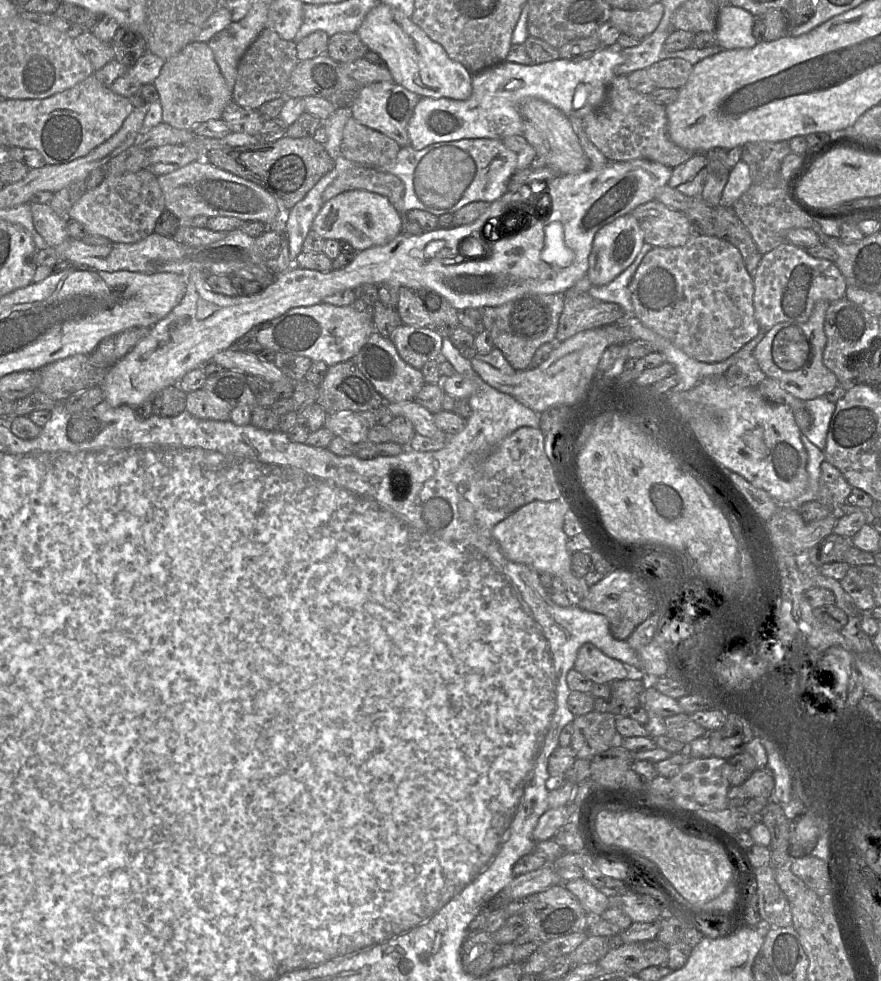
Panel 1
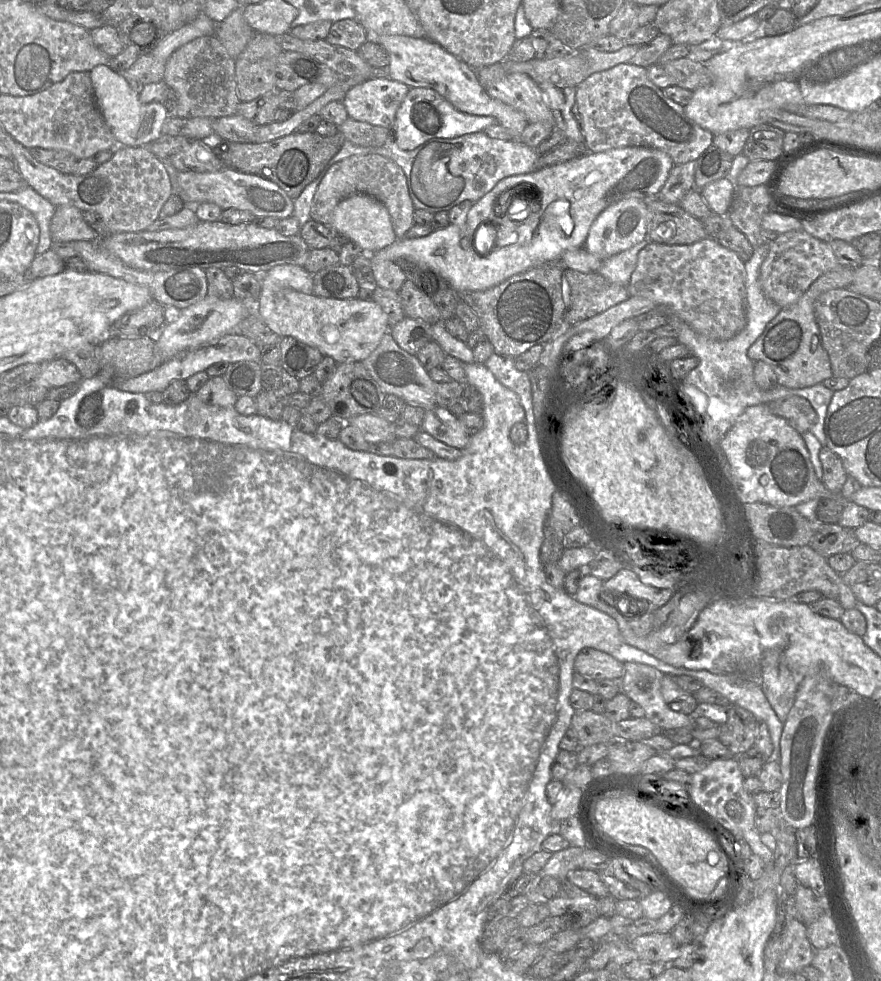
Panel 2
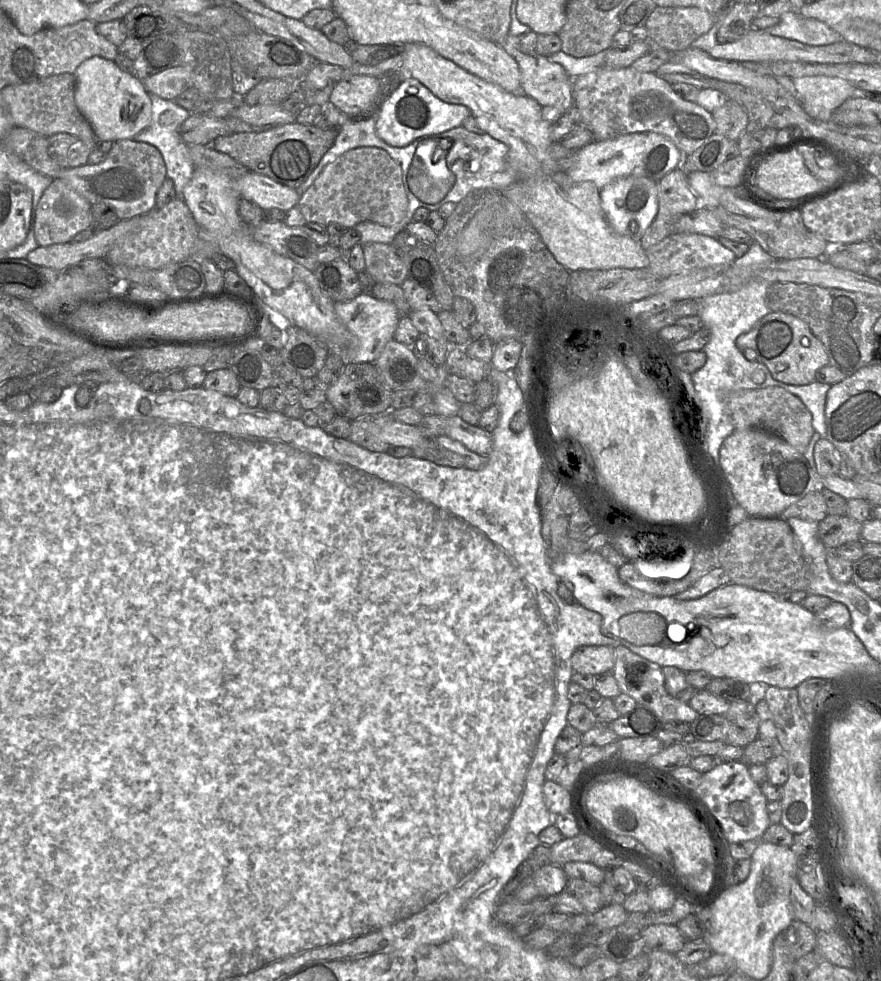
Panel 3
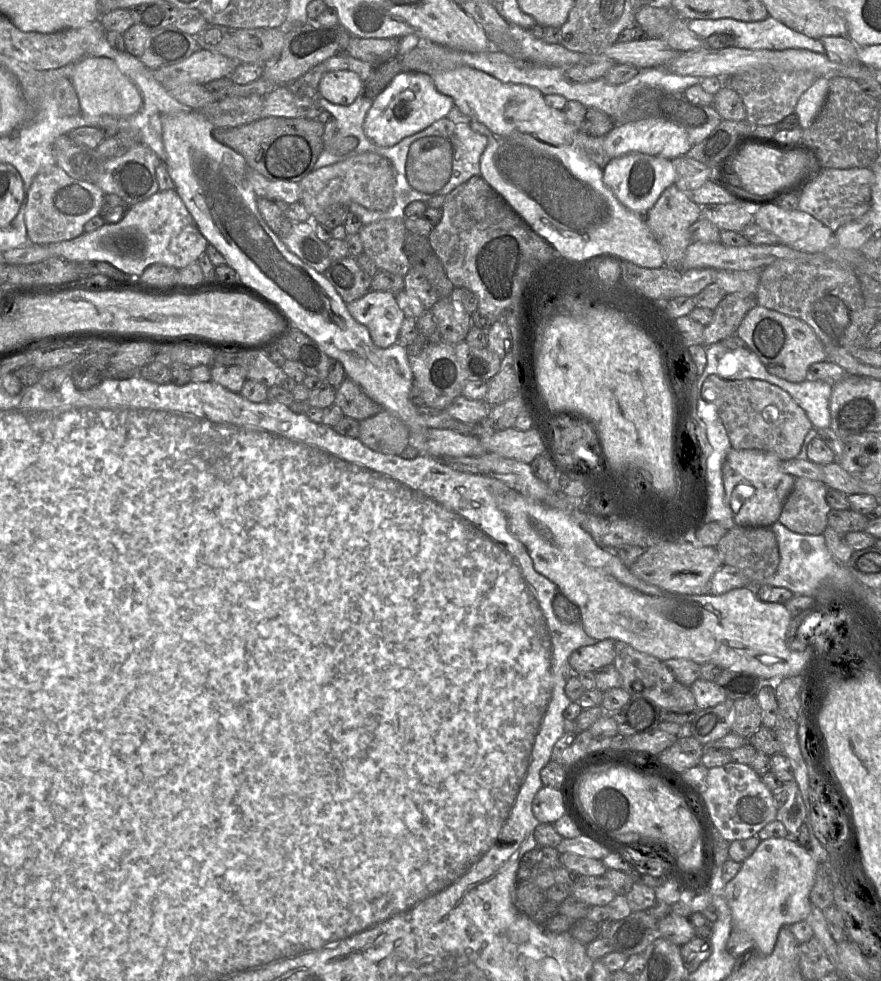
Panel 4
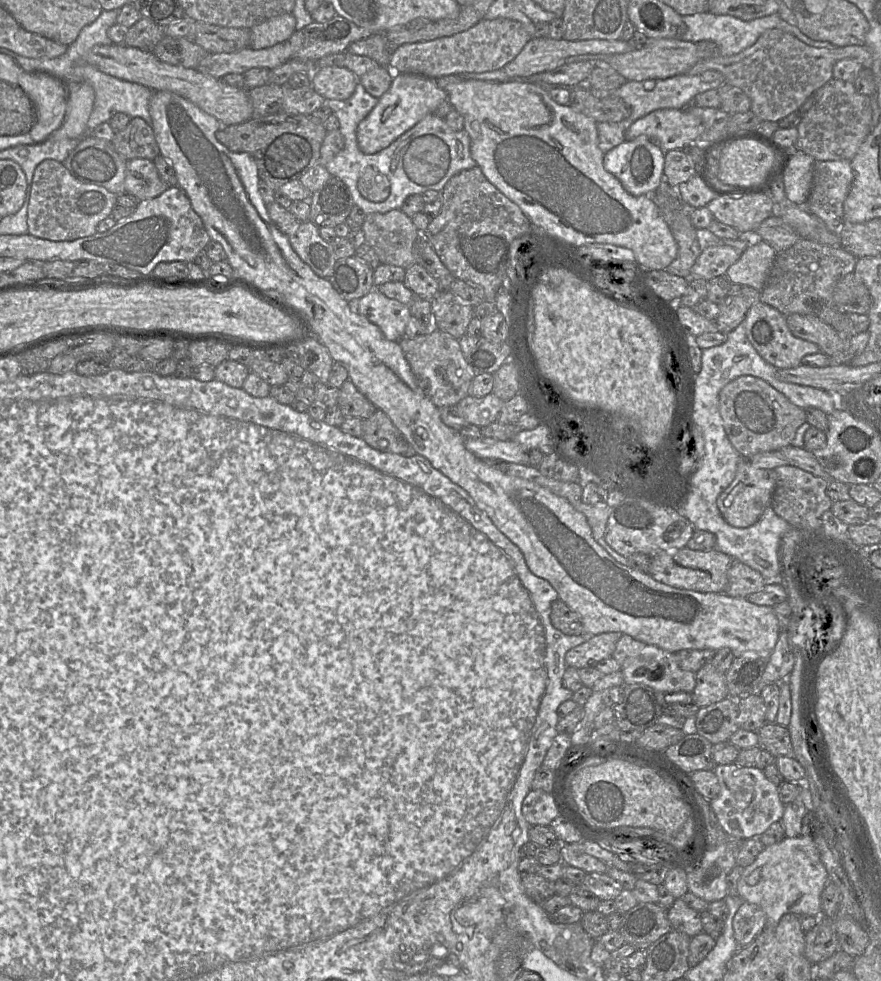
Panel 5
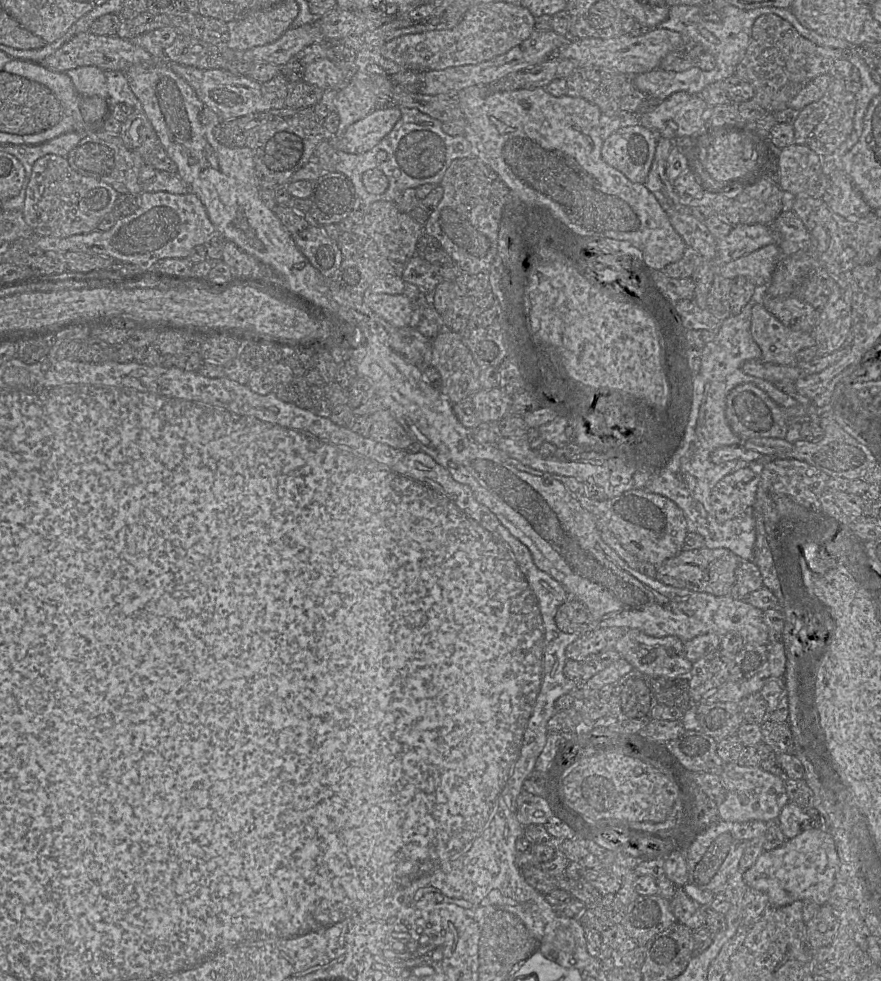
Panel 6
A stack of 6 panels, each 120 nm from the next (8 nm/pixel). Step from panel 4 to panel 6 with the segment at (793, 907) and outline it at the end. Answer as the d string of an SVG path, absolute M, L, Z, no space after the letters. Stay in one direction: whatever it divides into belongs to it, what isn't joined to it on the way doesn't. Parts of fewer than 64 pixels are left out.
M819 829L802 830L796 837L787 839L780 847L764 851L754 865L743 873L743 880L748 888L767 894L770 907L783 907L798 900L811 900L822 906L829 899L839 867L840 860L830 833Z

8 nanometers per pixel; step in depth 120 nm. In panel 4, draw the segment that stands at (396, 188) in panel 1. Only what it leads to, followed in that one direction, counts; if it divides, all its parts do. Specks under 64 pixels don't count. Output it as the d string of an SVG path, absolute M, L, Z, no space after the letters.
M363 153L317 170L300 182L300 202L308 213L316 216L332 205L354 202L368 210L386 211L394 201L395 176L391 162L376 153Z

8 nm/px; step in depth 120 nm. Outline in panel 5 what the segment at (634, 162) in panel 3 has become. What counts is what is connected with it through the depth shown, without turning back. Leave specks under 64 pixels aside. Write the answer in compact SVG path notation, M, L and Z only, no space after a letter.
M659 109L633 122L625 139L647 136L664 152L684 149L696 143L702 132L702 121L687 109Z

